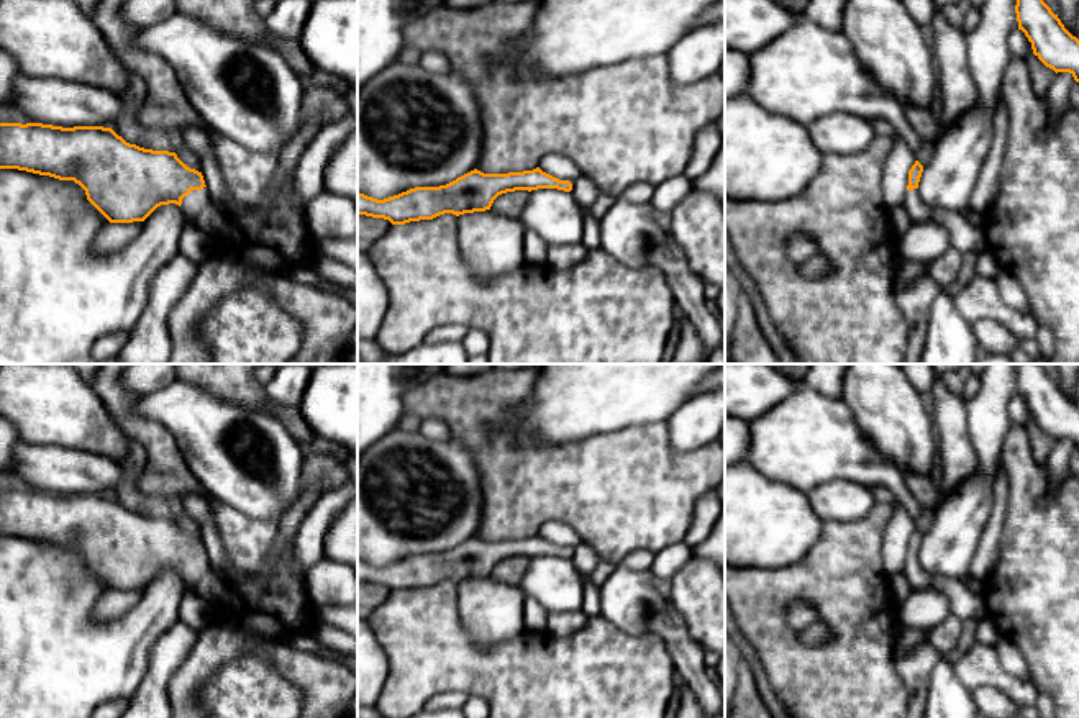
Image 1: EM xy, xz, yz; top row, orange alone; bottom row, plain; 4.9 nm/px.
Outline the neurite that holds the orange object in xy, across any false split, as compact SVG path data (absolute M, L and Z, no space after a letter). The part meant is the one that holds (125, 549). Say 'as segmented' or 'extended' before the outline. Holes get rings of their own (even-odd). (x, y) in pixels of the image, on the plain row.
extended | M0 490L0 536L74 548L110 590L144 588L157 574L175 570L185 587L208 603L228 595L225 580L210 567L202 539L187 534L175 520L130 511L112 495Z

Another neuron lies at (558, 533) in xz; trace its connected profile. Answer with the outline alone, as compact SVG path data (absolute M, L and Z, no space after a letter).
M548 521L540 528L538 533L543 539L559 546L574 549L582 543L579 534L569 525L562 521Z

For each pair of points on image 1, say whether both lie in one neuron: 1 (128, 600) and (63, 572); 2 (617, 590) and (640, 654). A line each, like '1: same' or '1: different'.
1: different
2: different

